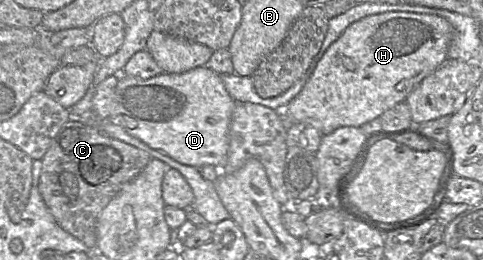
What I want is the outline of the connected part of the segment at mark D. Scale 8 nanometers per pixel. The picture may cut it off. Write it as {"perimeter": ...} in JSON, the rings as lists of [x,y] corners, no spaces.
{"perimeter":[[[199,66],[183,73],[161,73],[149,79],[118,75],[114,93],[114,118],[111,120],[151,148],[176,161],[194,167],[213,165],[220,170],[227,160],[231,116],[236,101],[227,92],[220,74]]]}

